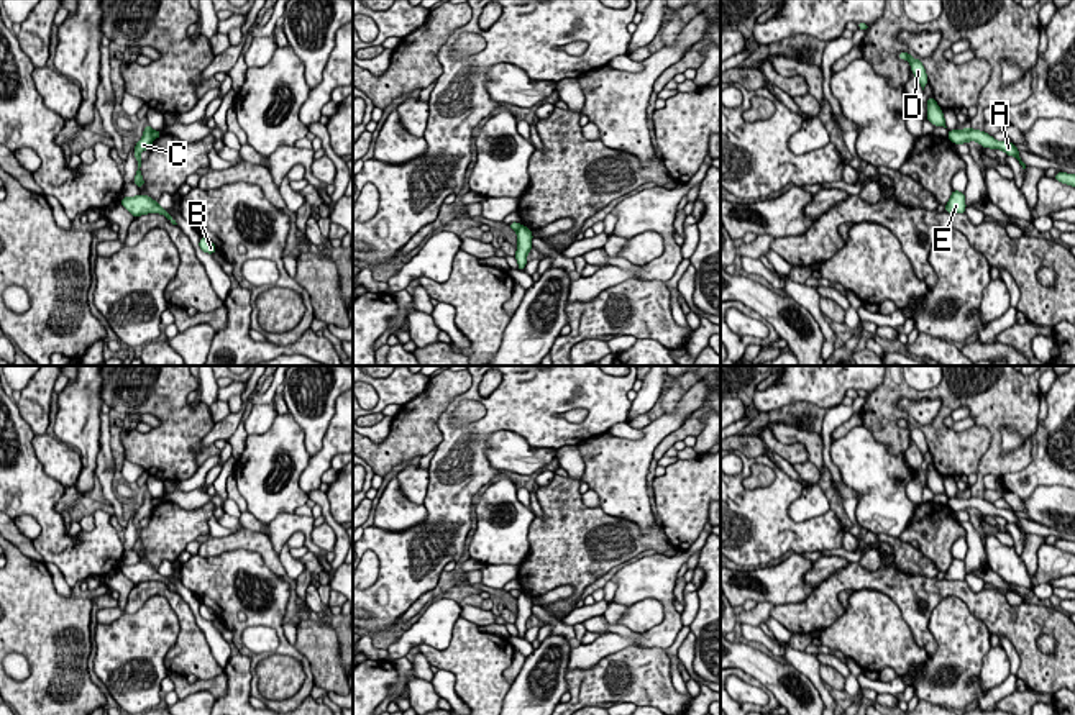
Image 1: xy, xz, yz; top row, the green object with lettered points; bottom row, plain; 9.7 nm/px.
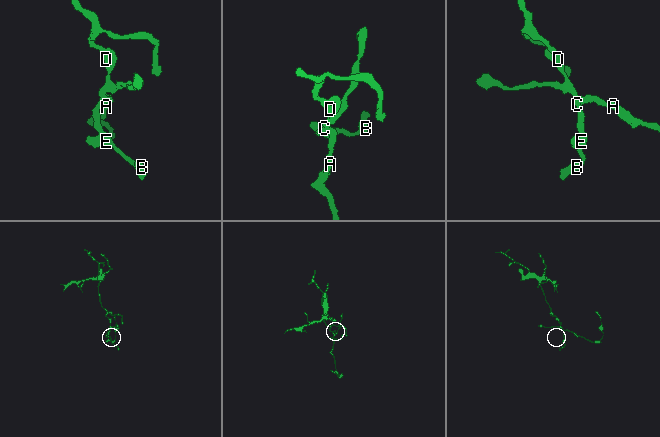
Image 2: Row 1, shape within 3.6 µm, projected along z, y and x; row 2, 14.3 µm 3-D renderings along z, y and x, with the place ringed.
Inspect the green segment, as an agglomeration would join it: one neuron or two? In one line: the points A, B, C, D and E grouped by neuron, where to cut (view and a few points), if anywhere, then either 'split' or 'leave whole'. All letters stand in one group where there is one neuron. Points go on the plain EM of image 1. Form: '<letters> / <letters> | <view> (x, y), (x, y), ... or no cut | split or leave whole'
A / B C D E | xy (151, 499), (153, 505) | split

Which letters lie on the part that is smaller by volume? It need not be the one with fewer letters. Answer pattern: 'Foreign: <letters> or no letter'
Foreign: A

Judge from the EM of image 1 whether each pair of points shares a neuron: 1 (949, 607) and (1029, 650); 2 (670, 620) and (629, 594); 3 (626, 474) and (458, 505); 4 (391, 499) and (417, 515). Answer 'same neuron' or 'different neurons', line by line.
1: different neurons
2: same neuron
3: different neurons
4: same neuron

